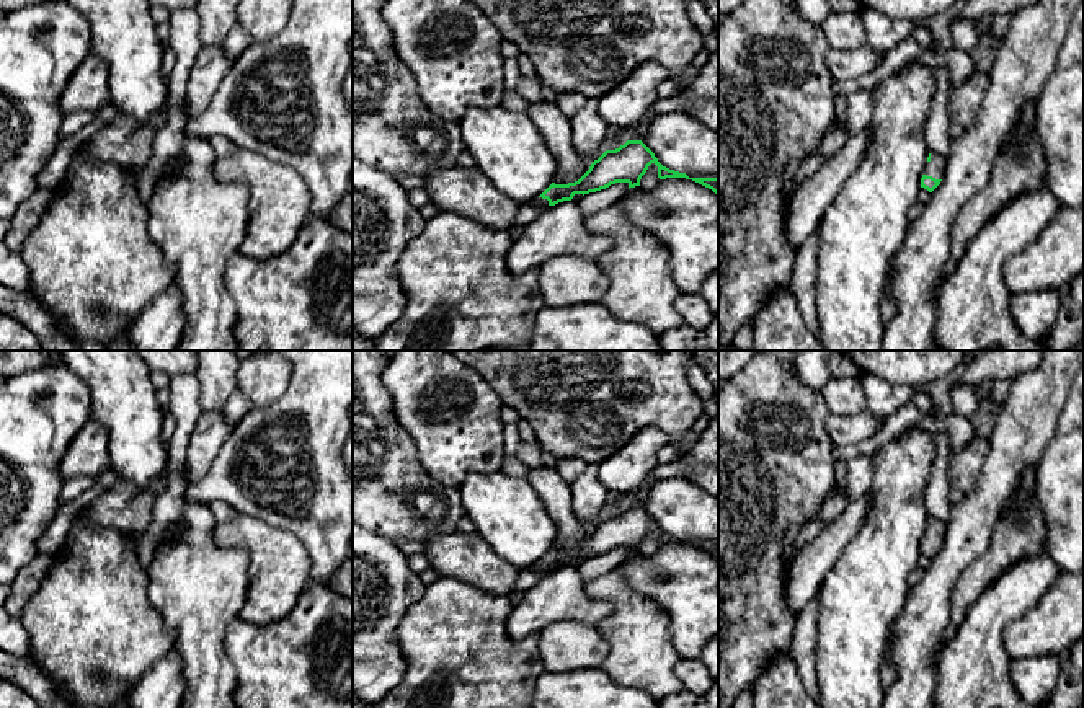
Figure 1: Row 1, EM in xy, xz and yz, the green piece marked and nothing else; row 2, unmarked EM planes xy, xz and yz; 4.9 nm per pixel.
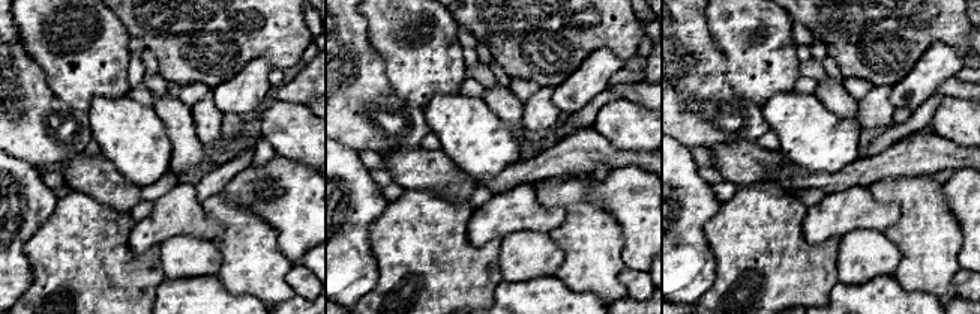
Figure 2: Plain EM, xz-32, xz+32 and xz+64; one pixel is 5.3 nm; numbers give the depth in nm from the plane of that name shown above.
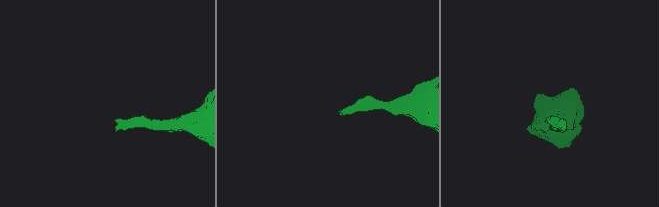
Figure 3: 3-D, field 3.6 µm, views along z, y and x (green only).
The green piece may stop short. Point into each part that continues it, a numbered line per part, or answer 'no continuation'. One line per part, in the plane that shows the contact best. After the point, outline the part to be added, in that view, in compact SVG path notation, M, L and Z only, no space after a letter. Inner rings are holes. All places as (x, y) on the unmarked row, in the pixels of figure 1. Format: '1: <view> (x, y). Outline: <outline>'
1: yz (936, 532). Outline: M932 517L931 525L924 532L924 538L927 542L932 542L935 545L942 545L945 535L945 522Z

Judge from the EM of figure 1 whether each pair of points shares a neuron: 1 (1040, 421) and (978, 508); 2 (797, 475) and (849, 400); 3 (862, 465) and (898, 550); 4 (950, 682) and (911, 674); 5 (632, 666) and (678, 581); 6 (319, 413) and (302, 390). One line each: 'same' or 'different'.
1: same
2: different
3: different
4: different
5: different
6: same

